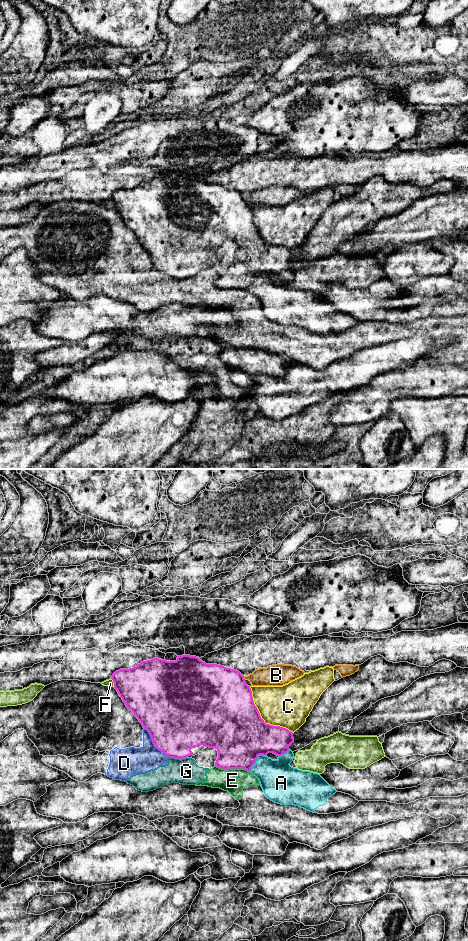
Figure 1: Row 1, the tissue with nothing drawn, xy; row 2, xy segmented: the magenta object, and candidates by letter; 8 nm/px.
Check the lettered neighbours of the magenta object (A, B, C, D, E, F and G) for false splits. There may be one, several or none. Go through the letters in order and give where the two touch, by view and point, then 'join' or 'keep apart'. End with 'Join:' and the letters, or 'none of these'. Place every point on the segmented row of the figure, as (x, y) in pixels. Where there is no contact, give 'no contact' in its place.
A: xy (256, 759) | join
B: xy (243, 678) | keep apart
C: xy (262, 719) | keep apart
D: xy (153, 743) | keep apart
E: xy (233, 768) | keep apart
F: xy (113, 681) | keep apart
G: xy (177, 758) | keep apart
Join: A

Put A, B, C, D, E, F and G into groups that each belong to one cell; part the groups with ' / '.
A / B / C / D E G / F

